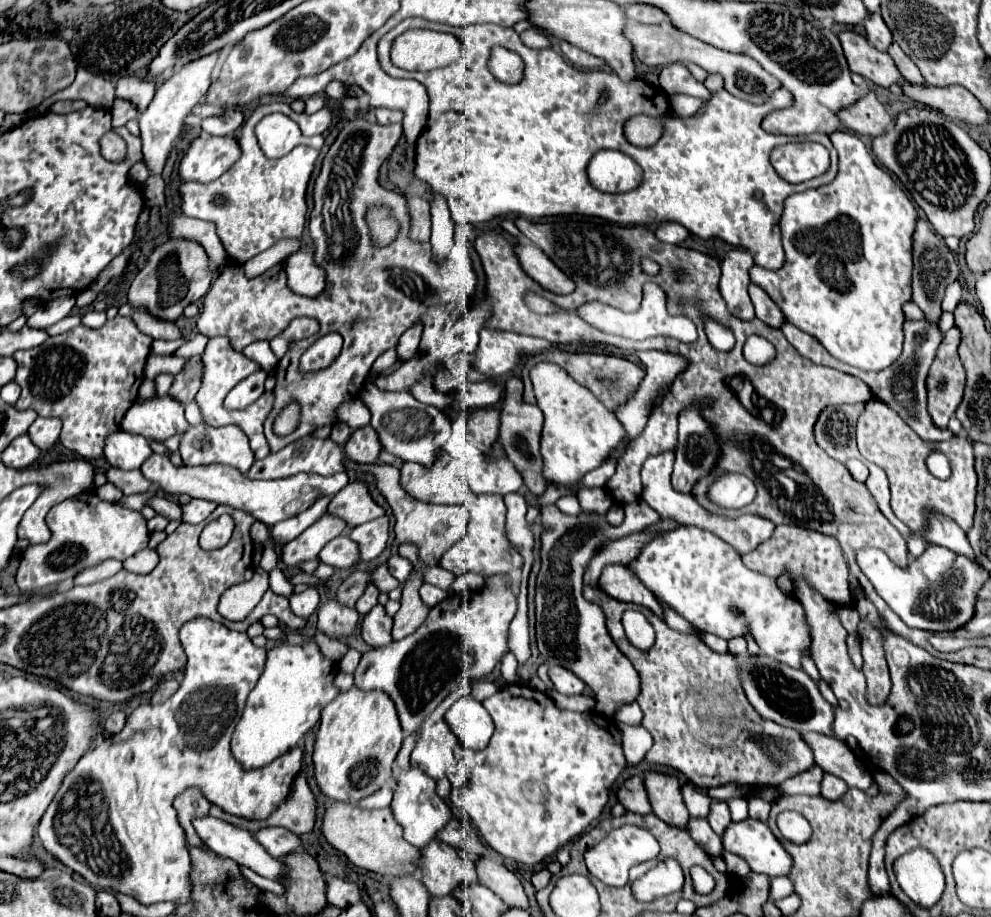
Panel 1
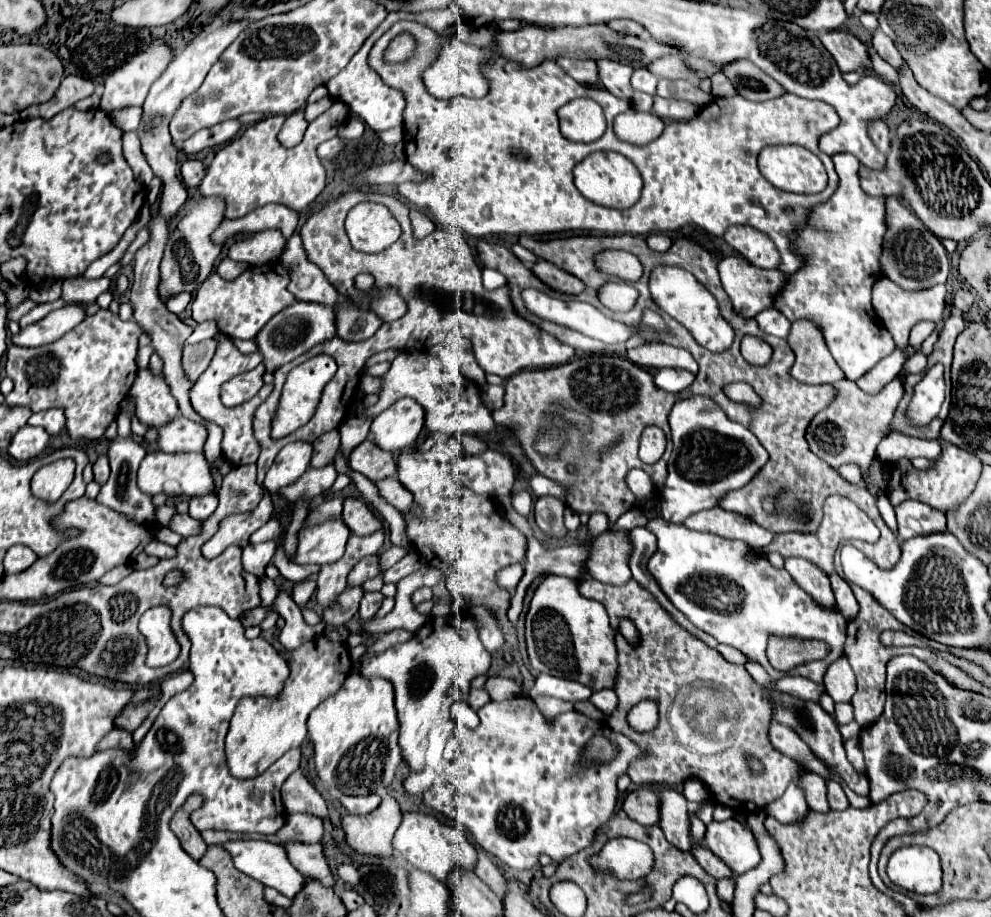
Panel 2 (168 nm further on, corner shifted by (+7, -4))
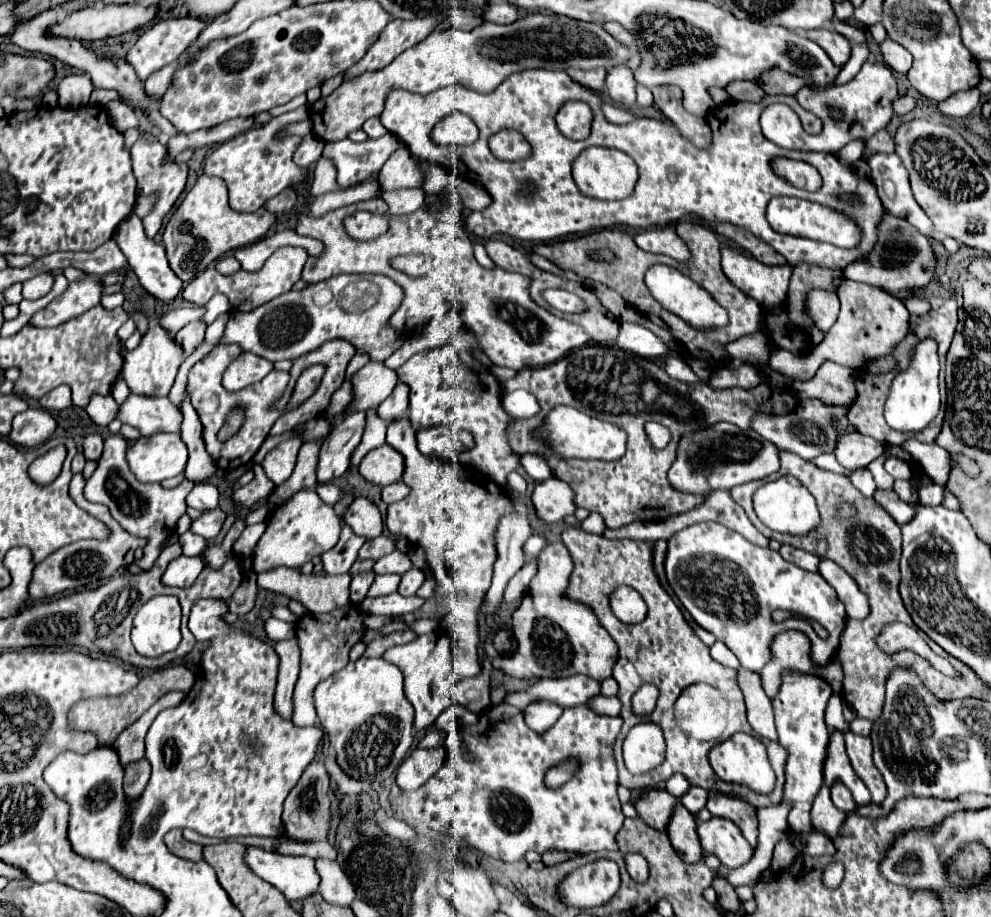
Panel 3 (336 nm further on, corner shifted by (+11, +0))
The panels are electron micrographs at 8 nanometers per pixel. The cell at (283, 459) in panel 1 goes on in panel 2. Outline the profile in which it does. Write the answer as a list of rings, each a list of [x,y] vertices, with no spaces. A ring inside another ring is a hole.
[[[293,442],[281,448],[281,452],[275,456],[273,466],[269,468],[265,476],[265,488],[275,494],[281,488],[297,482],[301,474],[309,468],[309,460],[313,456],[313,446],[303,442]]]

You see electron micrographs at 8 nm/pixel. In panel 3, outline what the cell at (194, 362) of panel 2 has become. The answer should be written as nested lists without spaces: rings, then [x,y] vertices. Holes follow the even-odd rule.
[[[199,320],[187,324],[185,330],[177,334],[177,342],[183,346],[187,354],[193,354],[203,344],[203,340],[205,340],[205,324]]]

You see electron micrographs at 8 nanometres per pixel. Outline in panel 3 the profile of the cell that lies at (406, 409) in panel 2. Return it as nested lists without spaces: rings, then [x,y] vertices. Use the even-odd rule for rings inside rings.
[[[399,382],[393,394],[387,400],[383,400],[381,406],[377,408],[377,416],[381,416],[385,422],[393,422],[407,418],[407,410],[409,410],[409,388]]]

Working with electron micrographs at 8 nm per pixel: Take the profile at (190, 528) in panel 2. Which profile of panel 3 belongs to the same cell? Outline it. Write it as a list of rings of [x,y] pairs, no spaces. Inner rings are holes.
[[[215,508],[211,512],[203,512],[197,520],[191,522],[191,532],[203,536],[205,540],[215,538],[223,526],[225,520],[225,512],[221,508]]]

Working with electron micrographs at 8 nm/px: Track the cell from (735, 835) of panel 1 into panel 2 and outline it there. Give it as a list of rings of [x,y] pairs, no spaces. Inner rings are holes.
[[[733,818],[711,822],[705,830],[705,846],[737,876],[749,872],[761,862],[761,854],[751,830]]]

